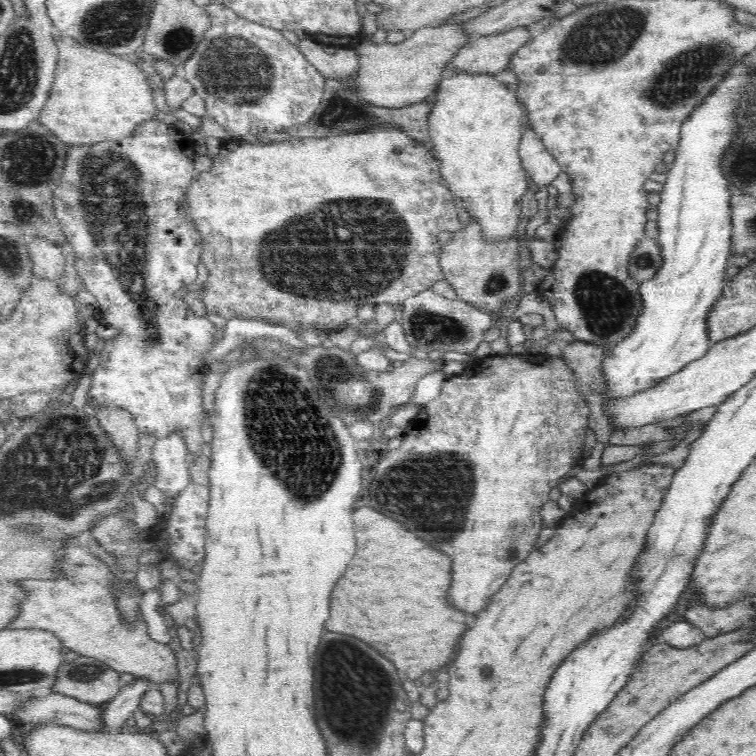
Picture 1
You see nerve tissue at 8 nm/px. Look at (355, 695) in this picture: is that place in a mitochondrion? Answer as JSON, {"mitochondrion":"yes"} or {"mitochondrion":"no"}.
{"mitochondrion":"yes"}

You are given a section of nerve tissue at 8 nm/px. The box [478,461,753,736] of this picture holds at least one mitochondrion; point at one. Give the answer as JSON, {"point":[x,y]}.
{"point":[511,542]}

